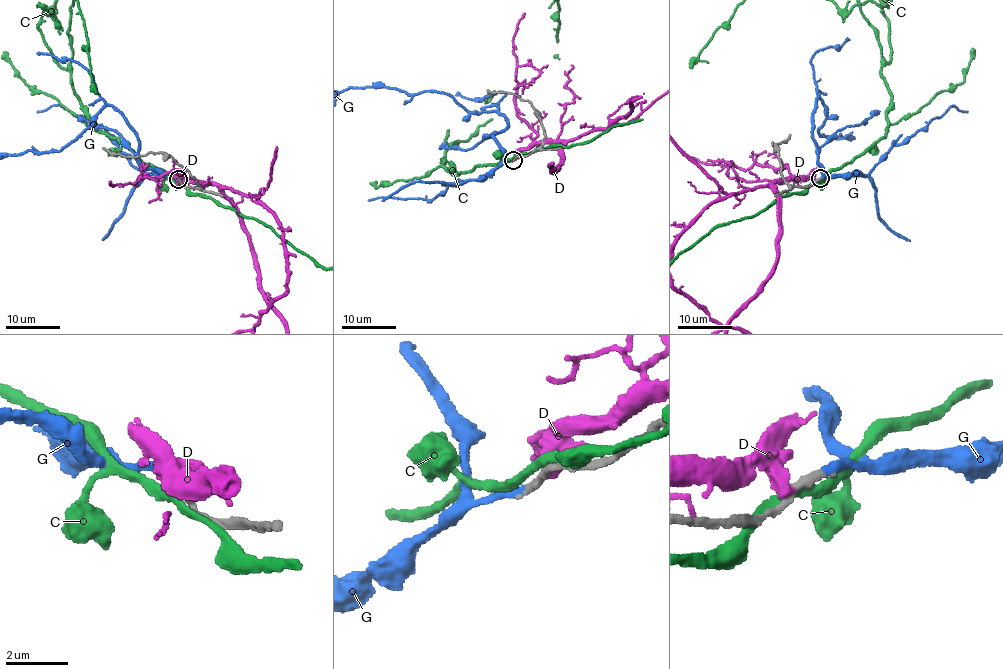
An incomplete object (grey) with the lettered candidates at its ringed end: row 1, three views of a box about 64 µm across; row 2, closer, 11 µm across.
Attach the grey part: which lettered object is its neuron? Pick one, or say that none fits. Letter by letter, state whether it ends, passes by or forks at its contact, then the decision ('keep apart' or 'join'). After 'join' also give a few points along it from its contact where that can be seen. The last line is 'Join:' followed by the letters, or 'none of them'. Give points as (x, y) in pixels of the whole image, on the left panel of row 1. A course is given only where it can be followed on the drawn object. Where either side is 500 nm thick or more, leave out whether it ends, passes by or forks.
C: it passes by; keep apart
D: it ends; keep apart
G: it ends; join
Join: G

